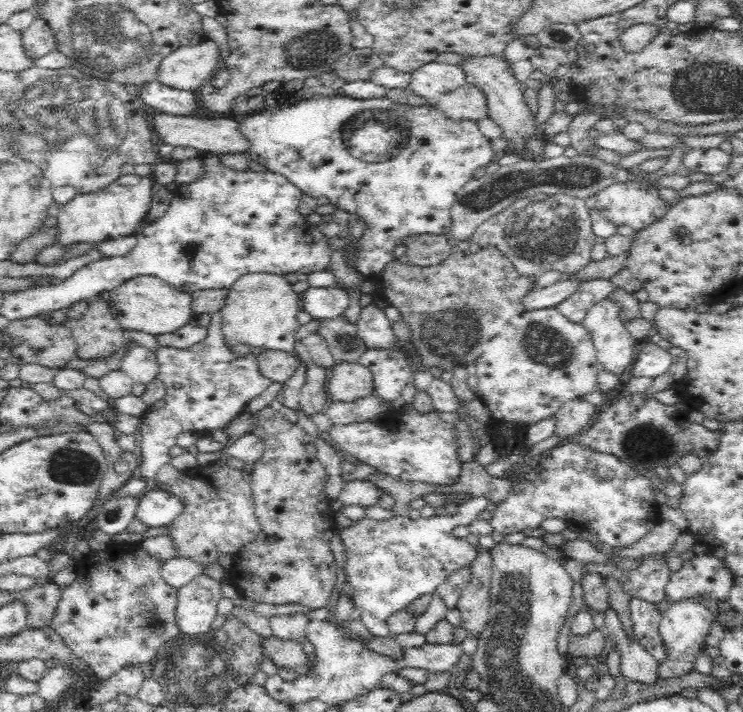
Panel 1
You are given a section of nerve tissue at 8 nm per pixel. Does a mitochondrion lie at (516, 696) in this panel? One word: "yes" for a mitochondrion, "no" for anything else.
yes

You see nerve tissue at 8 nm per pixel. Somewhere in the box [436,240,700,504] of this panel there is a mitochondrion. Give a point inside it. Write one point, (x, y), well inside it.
(545, 345)

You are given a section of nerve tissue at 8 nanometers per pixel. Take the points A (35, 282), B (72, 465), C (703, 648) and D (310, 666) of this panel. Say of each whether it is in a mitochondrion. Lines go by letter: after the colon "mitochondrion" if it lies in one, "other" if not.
A: other
B: mitochondrion
C: other
D: other

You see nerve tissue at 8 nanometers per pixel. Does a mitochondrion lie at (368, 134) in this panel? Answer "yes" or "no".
yes

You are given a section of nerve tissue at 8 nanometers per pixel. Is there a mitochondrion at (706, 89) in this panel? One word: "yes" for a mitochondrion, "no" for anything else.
yes

